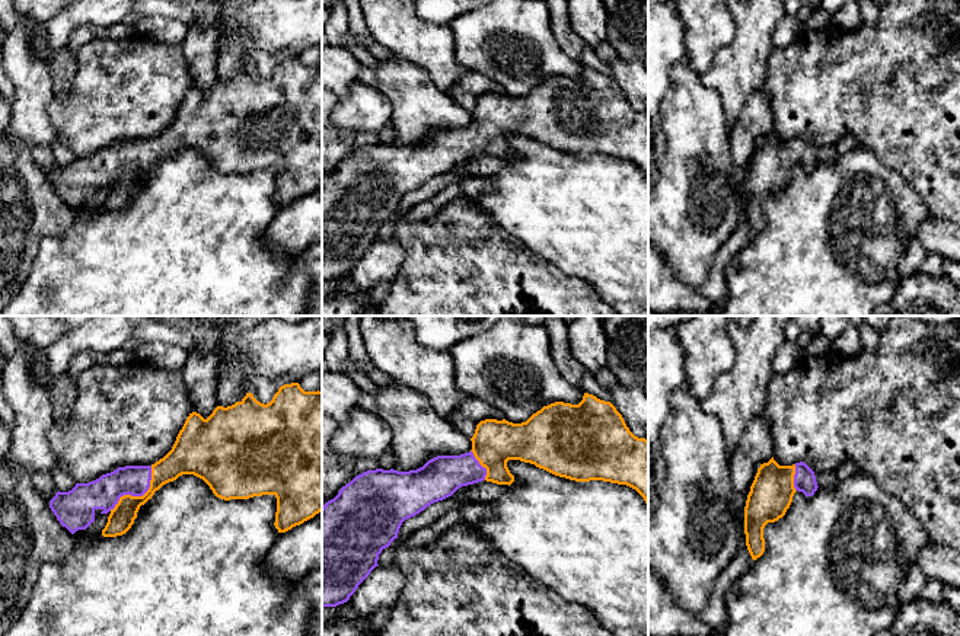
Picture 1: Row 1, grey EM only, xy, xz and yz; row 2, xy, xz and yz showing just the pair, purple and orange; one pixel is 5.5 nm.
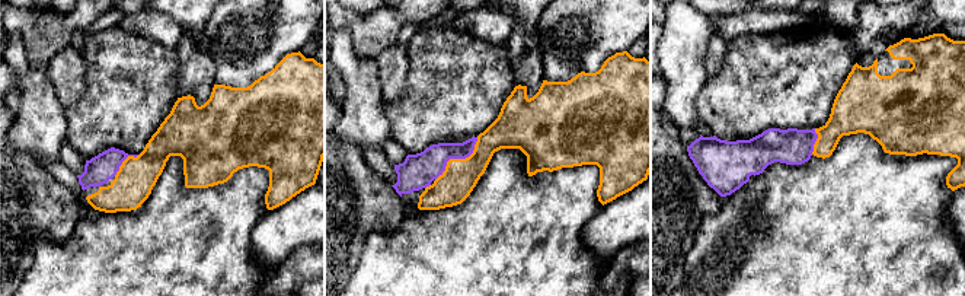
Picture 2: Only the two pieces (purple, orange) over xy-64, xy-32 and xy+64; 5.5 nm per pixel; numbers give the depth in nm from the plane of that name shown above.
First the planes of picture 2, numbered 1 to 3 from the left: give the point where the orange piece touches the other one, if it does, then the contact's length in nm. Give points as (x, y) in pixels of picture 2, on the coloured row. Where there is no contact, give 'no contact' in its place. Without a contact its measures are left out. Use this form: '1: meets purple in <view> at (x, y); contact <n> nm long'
1: meets purple in xy-64 at (124, 159); contact 180 nm long
2: meets purple in xy-32 at (457, 158); contact 340 nm long
3: meets purple in xy+64 at (815, 140); contact 150 nm long

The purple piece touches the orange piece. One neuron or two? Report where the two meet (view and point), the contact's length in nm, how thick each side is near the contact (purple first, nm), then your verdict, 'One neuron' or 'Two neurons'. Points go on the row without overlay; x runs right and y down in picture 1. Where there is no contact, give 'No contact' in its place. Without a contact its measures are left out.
Touches purple at xy (139, 169). Shared border 340 nm. Thickness 180 nm (purple) against 140 nm. One neuron

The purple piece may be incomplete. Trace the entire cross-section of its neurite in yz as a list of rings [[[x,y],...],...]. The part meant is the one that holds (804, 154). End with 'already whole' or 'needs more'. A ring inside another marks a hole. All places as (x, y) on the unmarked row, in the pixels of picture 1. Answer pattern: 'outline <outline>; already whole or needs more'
outline [[[772,131],[760,138],[744,180],[746,220],[753,234],[765,226],[765,199],[785,189],[797,164],[813,170],[817,162],[814,146],[803,135],[779,140]]]; needs more

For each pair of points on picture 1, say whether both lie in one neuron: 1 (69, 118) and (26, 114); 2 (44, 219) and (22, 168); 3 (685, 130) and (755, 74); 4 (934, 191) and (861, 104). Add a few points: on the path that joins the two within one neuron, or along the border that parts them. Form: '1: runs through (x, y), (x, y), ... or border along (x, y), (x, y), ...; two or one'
1: border along (53, 96), (48, 105), (48, 118), (58, 138); two
2: runs through (35, 205), (28, 197), (28, 187), (22, 181); one
3: border along (701, 74), (701, 80), (718, 93), (730, 128); two
4: runs through (927, 169), (883, 125); one

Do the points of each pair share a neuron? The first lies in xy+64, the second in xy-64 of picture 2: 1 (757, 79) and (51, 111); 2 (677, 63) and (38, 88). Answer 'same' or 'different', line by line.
1: different
2: same

